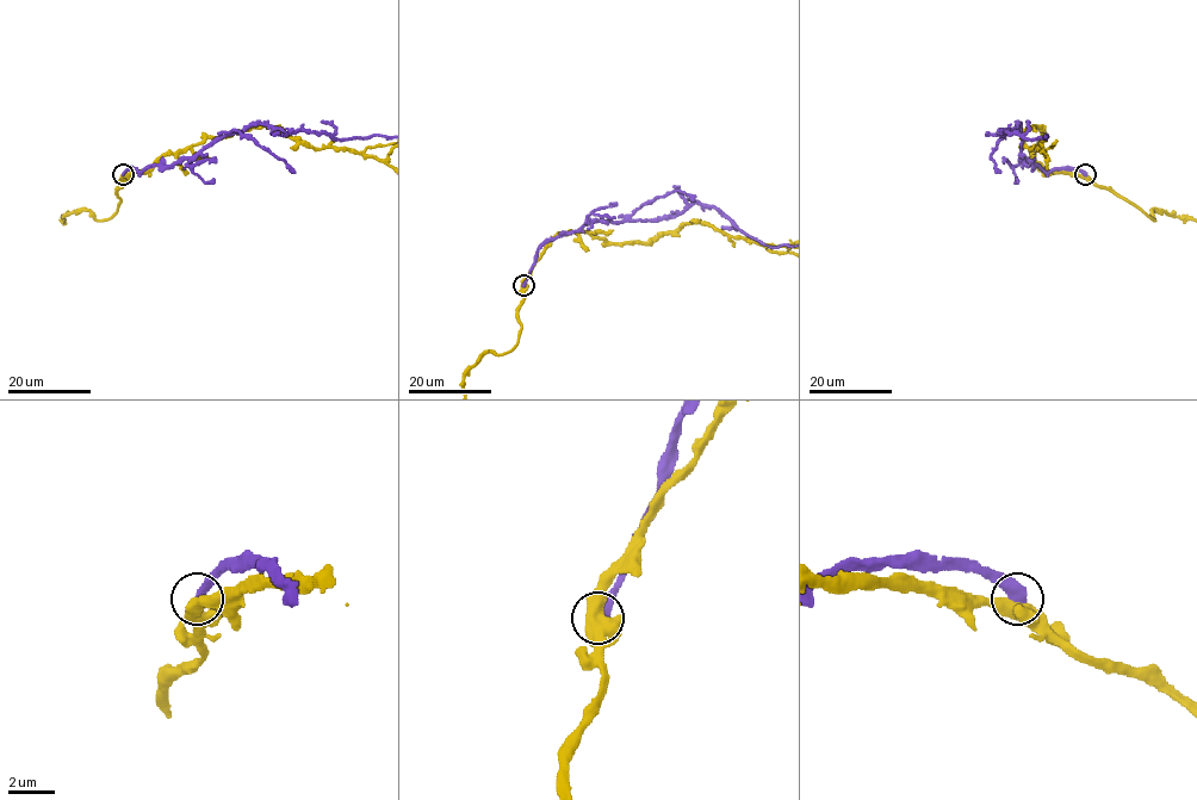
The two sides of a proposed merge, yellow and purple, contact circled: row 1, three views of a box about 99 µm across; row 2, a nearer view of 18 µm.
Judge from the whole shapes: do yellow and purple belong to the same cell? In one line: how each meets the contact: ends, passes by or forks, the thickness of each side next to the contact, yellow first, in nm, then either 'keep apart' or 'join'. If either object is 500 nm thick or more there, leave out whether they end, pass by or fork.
600 nm thick on the yellow side, 500 nm on the other; keep apart

